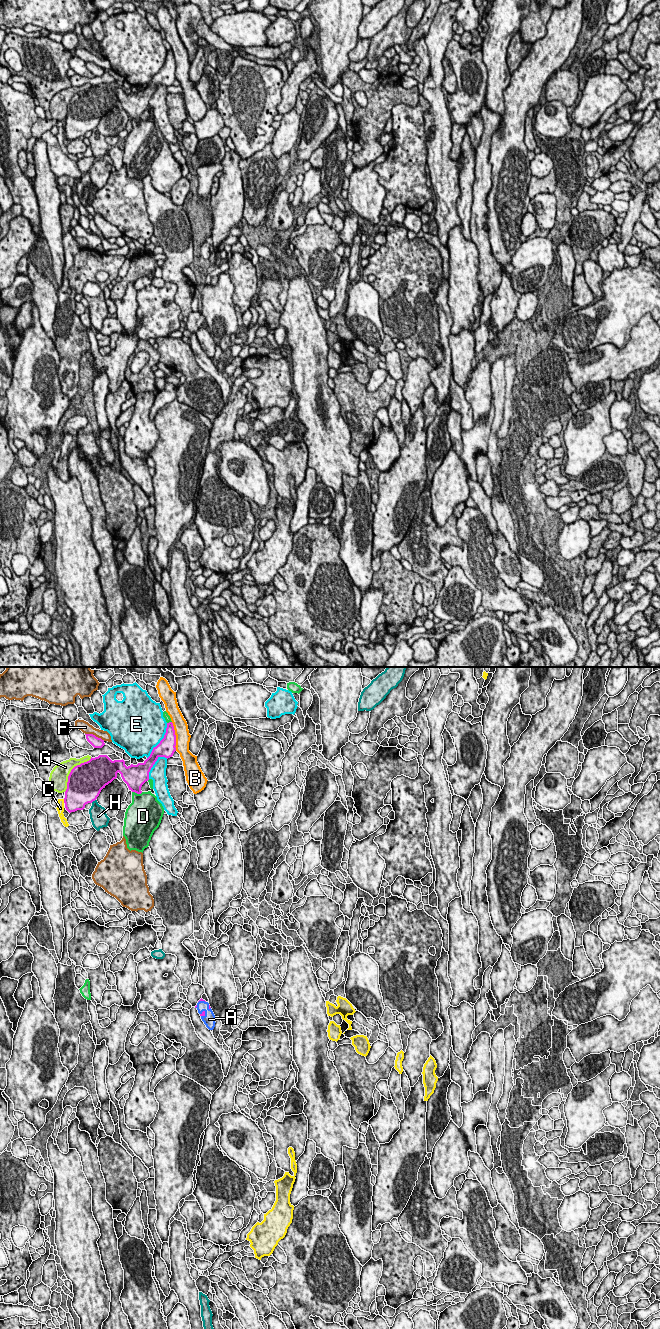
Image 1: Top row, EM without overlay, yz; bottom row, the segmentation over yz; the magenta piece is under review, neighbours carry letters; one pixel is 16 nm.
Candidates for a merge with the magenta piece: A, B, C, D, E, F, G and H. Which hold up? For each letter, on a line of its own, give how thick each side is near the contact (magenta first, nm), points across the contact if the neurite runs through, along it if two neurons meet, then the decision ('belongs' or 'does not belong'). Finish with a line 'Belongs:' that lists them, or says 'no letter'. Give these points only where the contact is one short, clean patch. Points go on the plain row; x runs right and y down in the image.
A: 60 nm thick on the magenta side, 190 nm on the other; belongs
B: 280 nm thick on the magenta side, 220 nm on the other; does not belong
C: 400 nm thick on the magenta side, 130 nm on the other; does not belong
D: 320 nm thick on the magenta side, 440 nm on the other; does not belong
E: 280 nm thick on the magenta side, 500 nm on the other; does not belong
F: 170 nm thick on the magenta side, 180 nm on the other; does not belong
G: 500 nm thick on the magenta side, 300 nm on the other; does not belong
H: 500 nm thick on the magenta side, 260 nm on the other; does not belong
Belongs: A

